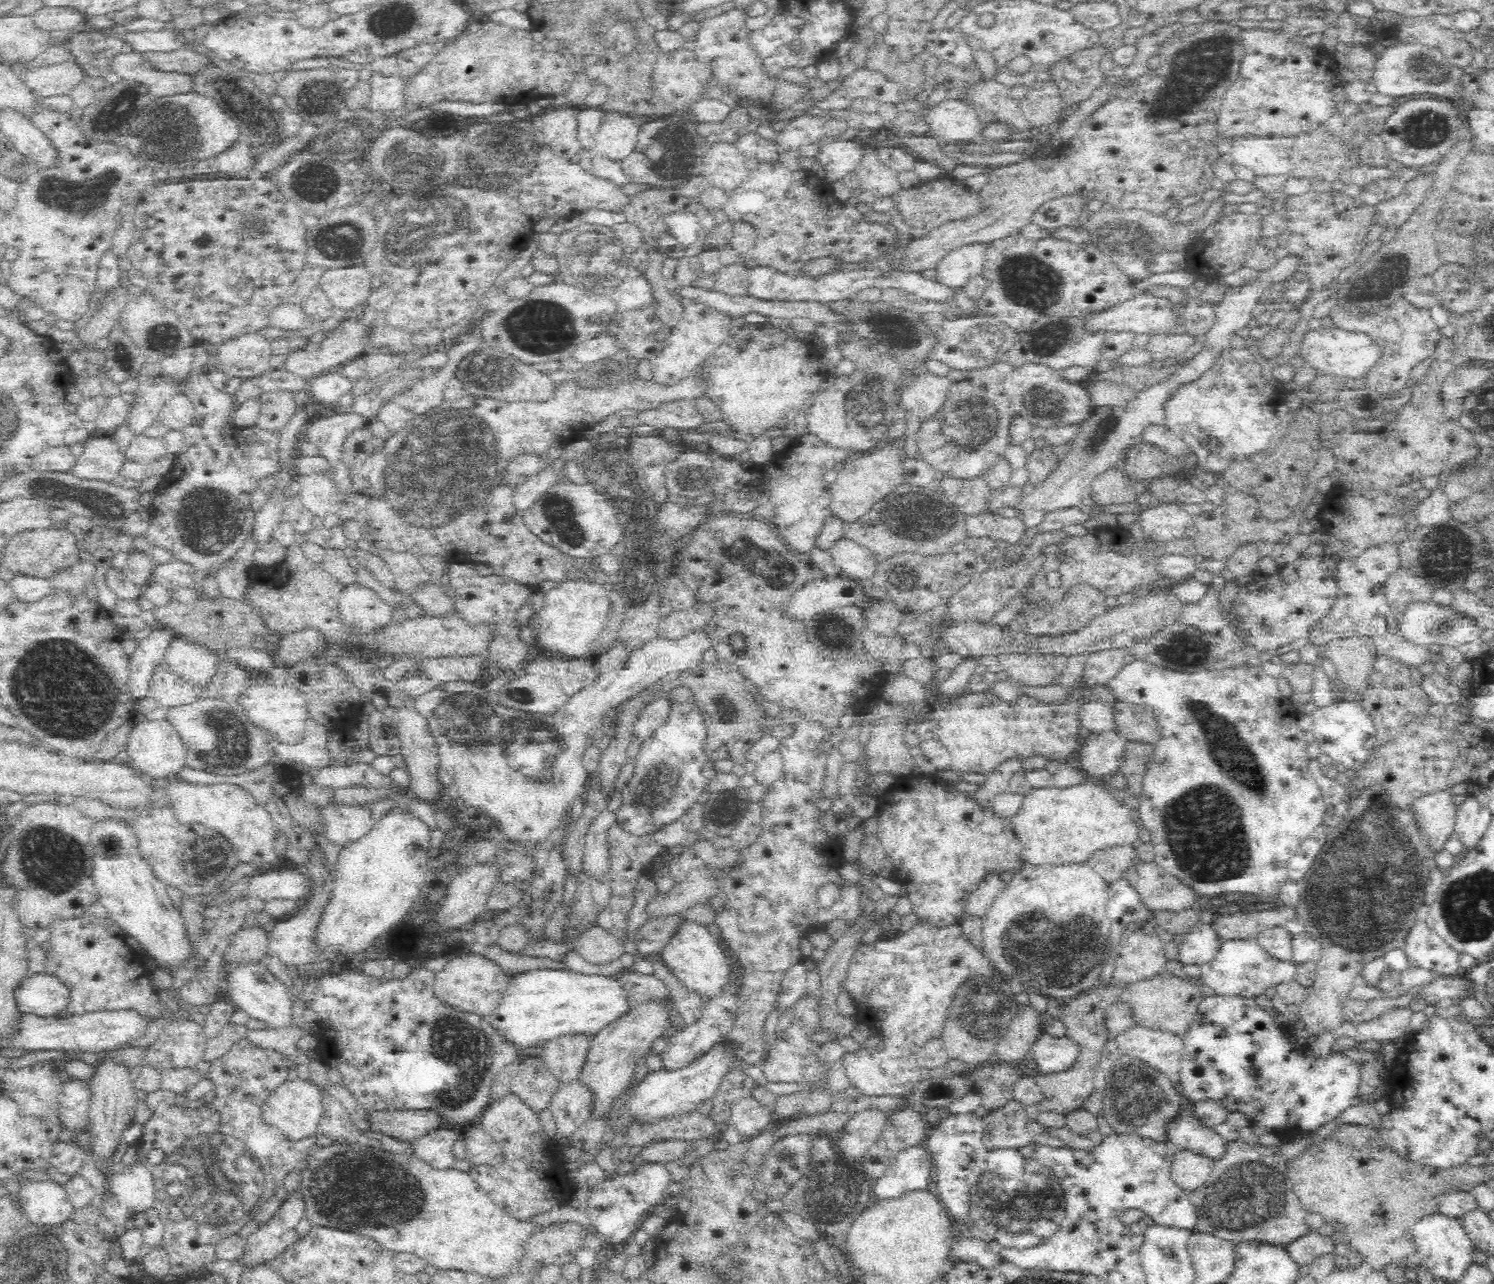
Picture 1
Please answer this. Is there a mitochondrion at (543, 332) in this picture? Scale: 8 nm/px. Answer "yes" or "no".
yes

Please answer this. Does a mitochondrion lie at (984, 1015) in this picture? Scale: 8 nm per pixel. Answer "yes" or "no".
yes

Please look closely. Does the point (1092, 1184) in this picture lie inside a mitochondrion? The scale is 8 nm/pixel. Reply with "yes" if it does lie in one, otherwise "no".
no

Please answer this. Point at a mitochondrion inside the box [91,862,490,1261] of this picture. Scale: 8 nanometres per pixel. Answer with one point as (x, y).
(352, 1187)

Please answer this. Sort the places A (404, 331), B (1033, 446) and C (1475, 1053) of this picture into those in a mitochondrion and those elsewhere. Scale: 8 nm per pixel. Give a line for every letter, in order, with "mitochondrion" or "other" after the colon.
A: other
B: other
C: other

